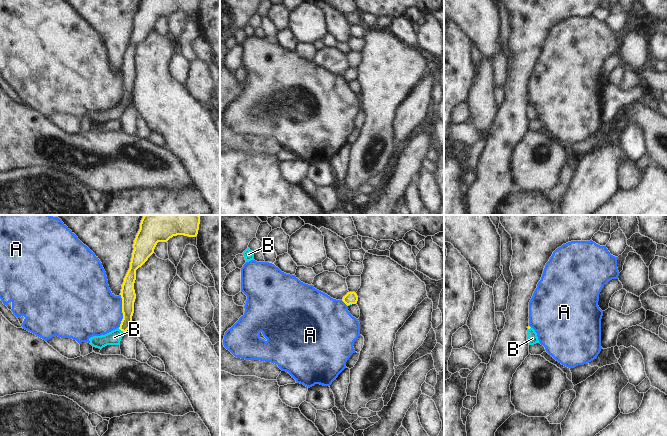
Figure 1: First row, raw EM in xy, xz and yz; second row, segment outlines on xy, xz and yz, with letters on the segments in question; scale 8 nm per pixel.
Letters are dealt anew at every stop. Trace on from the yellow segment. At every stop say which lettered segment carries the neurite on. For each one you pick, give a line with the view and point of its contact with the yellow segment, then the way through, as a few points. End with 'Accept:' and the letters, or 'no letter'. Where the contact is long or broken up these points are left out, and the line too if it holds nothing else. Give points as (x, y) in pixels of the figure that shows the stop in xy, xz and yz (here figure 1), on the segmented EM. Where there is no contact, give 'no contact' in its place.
B: meets yellow in xy at (121, 330); runs through xy (128, 300), (127, 321), (121, 330), (114, 337)
Accept: B

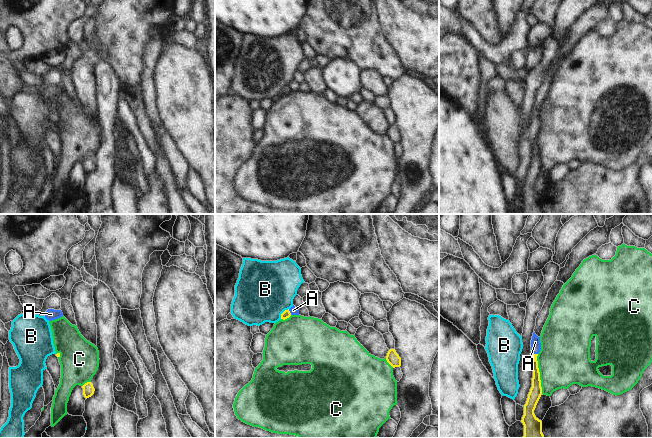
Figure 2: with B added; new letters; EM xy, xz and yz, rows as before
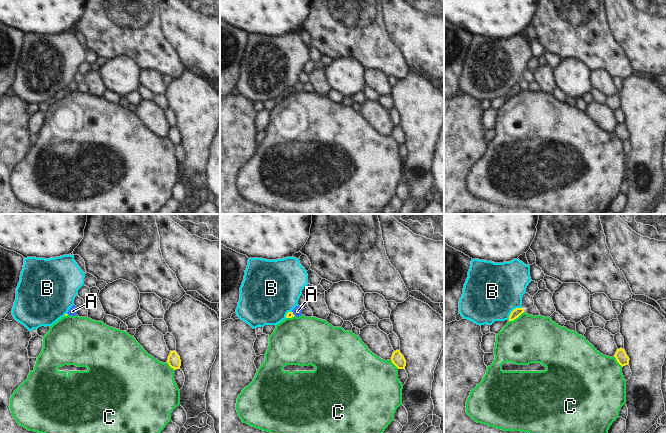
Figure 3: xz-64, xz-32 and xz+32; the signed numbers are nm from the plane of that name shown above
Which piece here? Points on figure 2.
Accept: no letter

